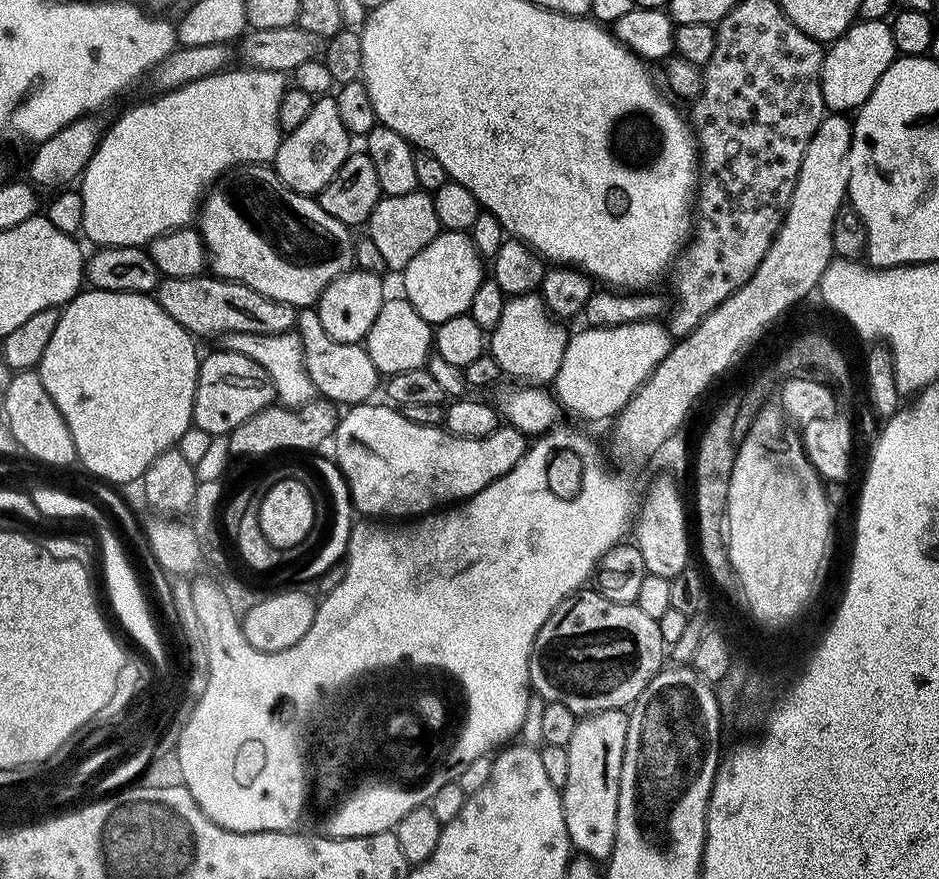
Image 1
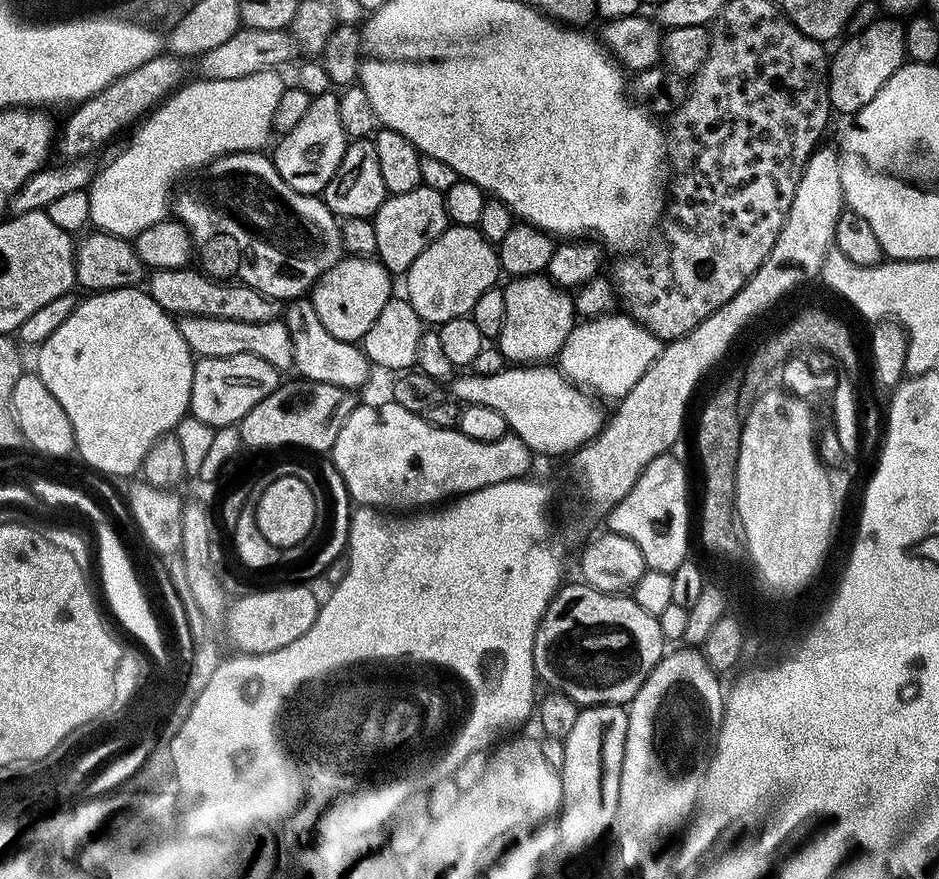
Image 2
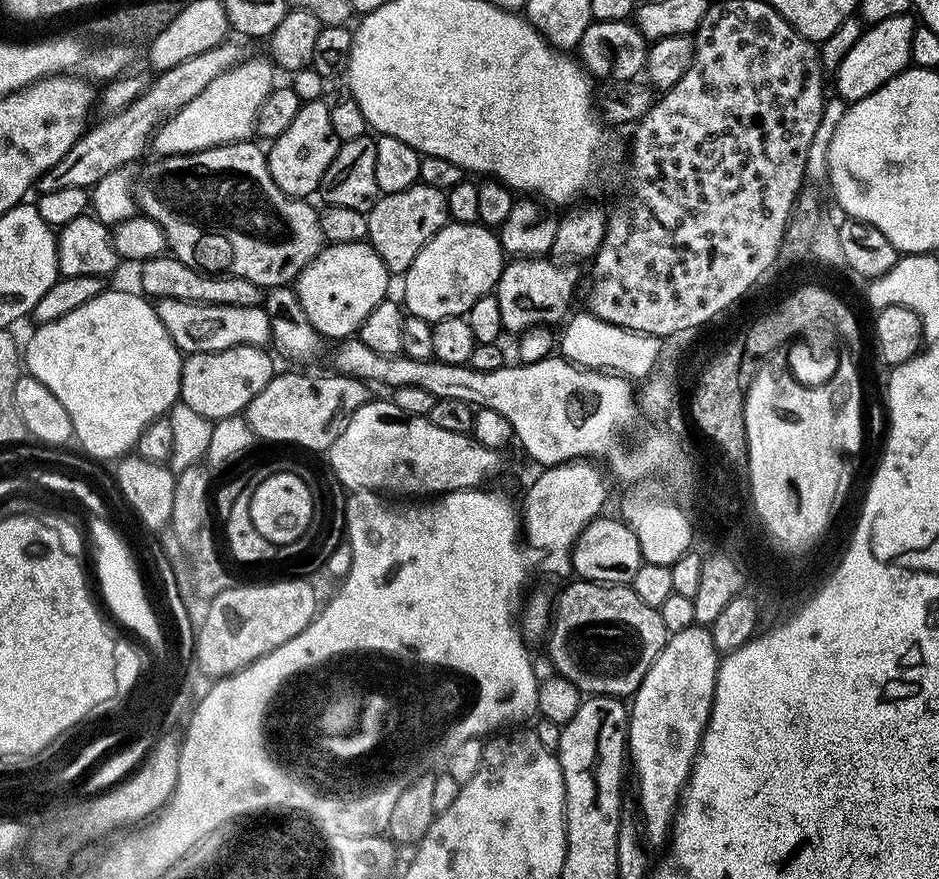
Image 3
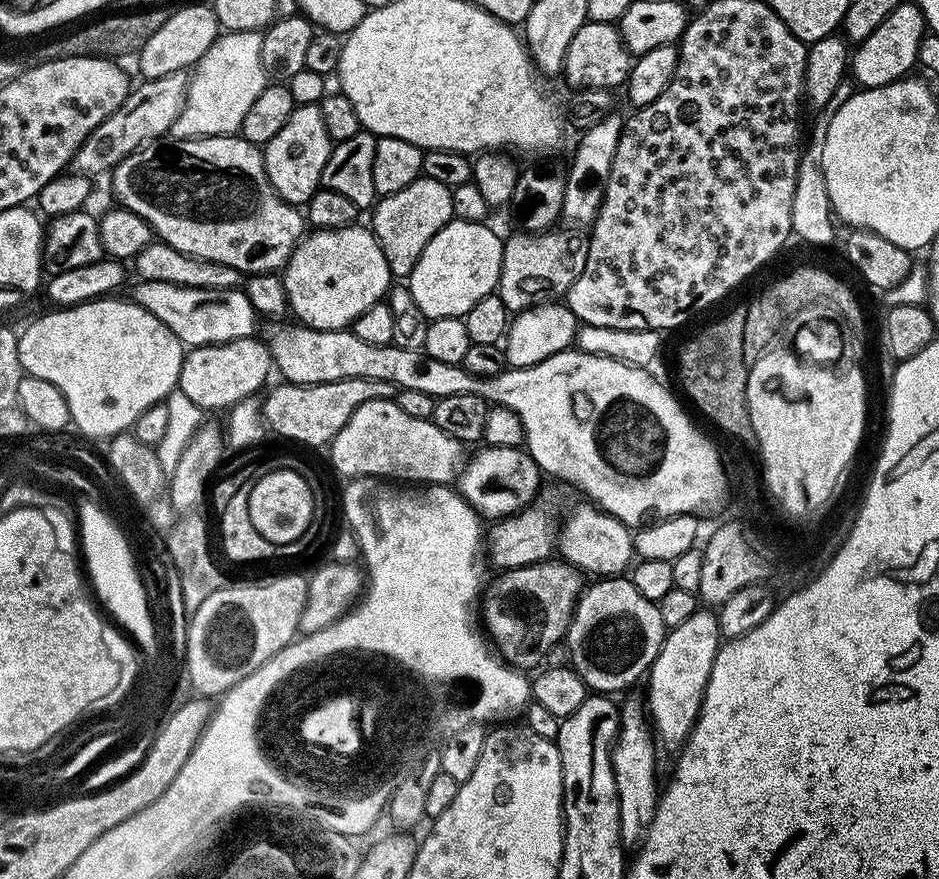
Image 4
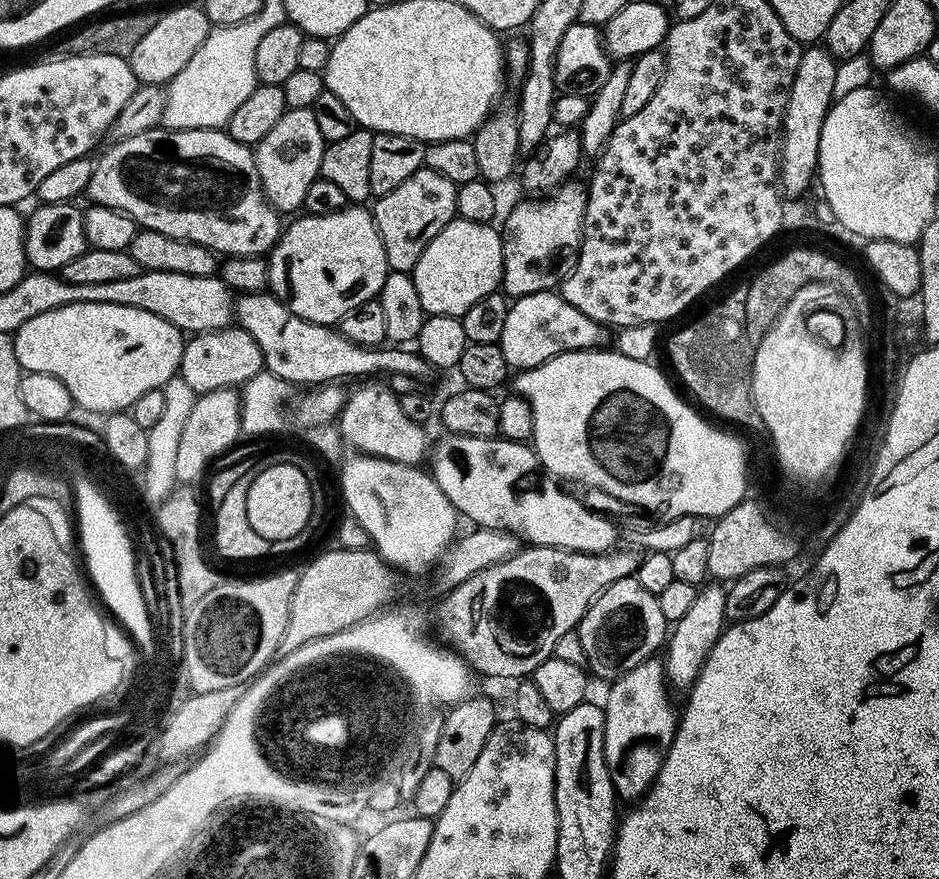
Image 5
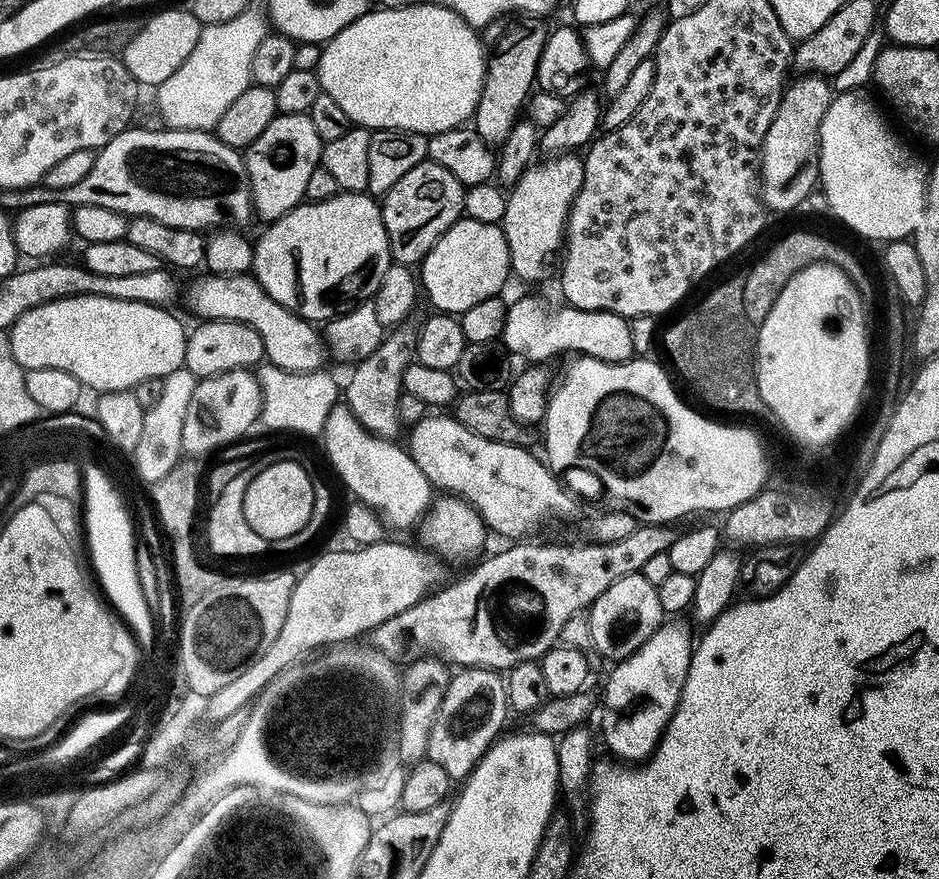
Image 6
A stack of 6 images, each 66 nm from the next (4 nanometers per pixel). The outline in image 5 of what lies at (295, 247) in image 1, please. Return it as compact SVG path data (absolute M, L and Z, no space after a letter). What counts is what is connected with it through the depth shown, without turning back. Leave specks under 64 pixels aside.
M157 126L150 129L149 132L138 134L134 138L126 138L113 143L111 145L113 148L101 160L97 159L95 161L96 169L94 170L94 178L90 178L90 186L86 193L87 199L90 198L89 201L92 204L110 206L114 210L124 212L127 216L132 217L141 229L158 230L158 234L166 234L170 238L189 240L195 244L201 244L203 248L208 248L224 258L267 257L271 253L272 247L280 241L280 233L282 231L280 220L282 220L282 216L268 202L268 196L264 192L264 187L258 174L255 151L249 145L230 138L227 131L219 128L181 128L179 130L171 130L172 132L163 132L162 129L163 127Z

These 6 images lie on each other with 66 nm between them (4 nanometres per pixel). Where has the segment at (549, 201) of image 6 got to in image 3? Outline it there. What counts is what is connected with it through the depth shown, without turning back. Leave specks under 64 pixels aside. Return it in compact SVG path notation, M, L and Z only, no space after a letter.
M551 258L509 259L494 289L504 332L521 334L531 328L553 326L561 319L560 324L569 315L568 307L571 306L572 295L576 292L576 276L571 270L571 267Z

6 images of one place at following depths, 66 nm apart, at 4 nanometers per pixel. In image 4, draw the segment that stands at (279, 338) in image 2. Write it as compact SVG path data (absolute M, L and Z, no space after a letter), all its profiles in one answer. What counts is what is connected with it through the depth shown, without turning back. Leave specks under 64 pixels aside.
M140 280L130 293L132 303L142 306L162 326L169 328L181 344L188 348L201 348L207 344L225 344L238 338L246 338L257 330L258 313L243 290L235 288L187 288L174 286L174 282L150 282Z

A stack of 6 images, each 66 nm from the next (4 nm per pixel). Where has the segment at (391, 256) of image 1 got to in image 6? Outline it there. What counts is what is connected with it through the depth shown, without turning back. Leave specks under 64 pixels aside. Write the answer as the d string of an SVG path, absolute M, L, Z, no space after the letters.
M429 159L414 166L414 170L409 170L400 181L394 182L394 186L384 193L380 204L393 261L409 266L423 264L438 238L442 238L442 234L446 234L446 230L461 219L465 191L465 185L460 184L450 170Z

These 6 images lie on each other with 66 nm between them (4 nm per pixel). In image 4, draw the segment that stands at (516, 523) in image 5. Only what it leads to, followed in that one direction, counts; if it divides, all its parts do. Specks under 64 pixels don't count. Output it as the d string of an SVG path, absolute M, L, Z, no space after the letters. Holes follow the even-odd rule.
M484 446L481 449L476 460L469 459L463 465L458 477L459 495L468 501L468 505L485 521L496 522L519 512L522 508L527 508L529 504L533 503L534 497L537 495L537 493L535 494L535 482L528 476L514 481L513 484L511 480L512 472L535 473L537 471L536 463L532 461L532 457L528 455L527 451L523 447L493 448ZM592 508L582 509L577 516L570 517L565 524L563 521L558 532L559 555L589 577L590 575L592 578L619 577L623 573L620 571L624 567L627 569L634 560L633 533L621 524L616 516L610 516L603 510Z

